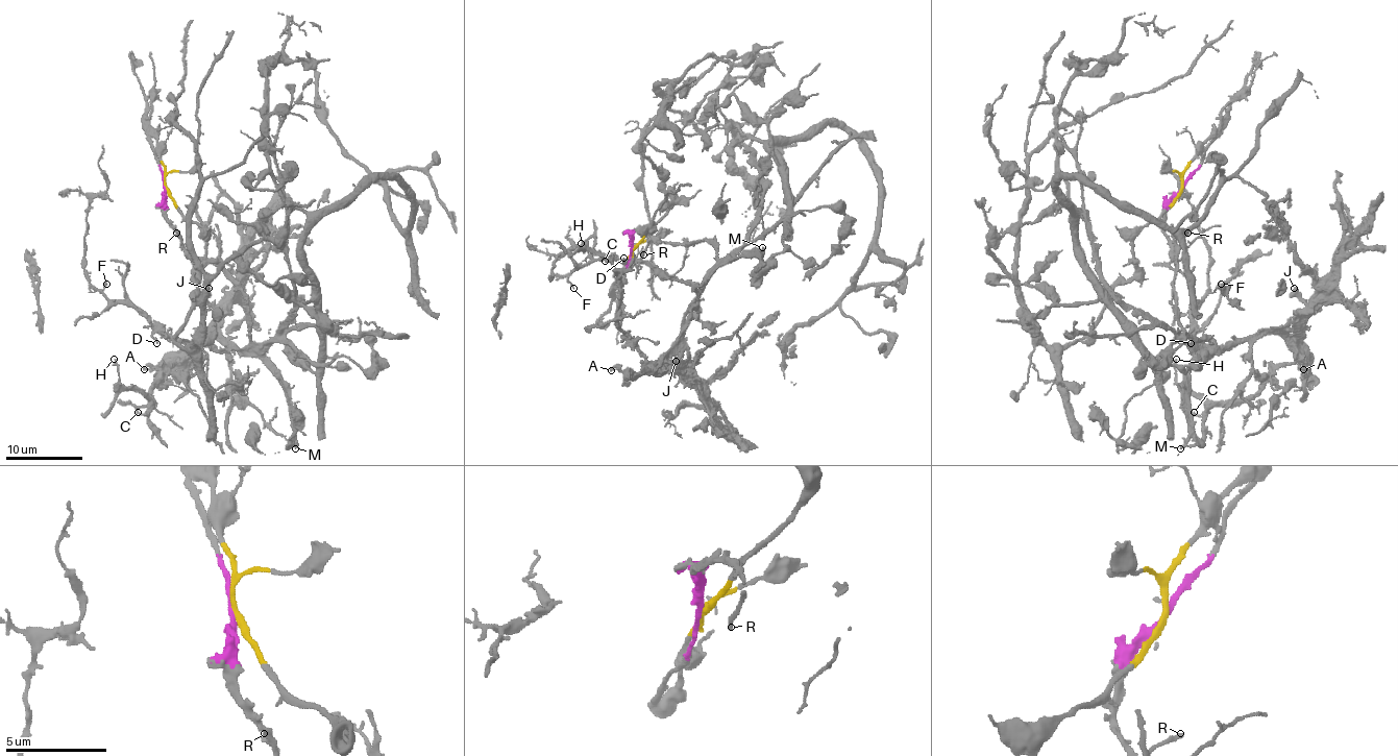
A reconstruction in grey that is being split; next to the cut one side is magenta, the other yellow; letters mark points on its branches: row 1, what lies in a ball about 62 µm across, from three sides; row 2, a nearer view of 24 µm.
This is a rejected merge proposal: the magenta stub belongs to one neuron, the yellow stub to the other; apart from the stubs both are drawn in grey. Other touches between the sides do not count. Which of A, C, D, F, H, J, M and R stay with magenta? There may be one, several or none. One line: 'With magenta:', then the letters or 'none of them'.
With magenta: A, C, D, F, H, J, M, R

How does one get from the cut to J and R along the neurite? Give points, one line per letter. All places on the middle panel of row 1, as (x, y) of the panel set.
J: (632, 249), (635, 230), (660, 242), (715, 247), (683, 330), (681, 374), (676, 361)
R: (632, 249), (632, 235), (643, 230), (648, 240), (643, 255)

